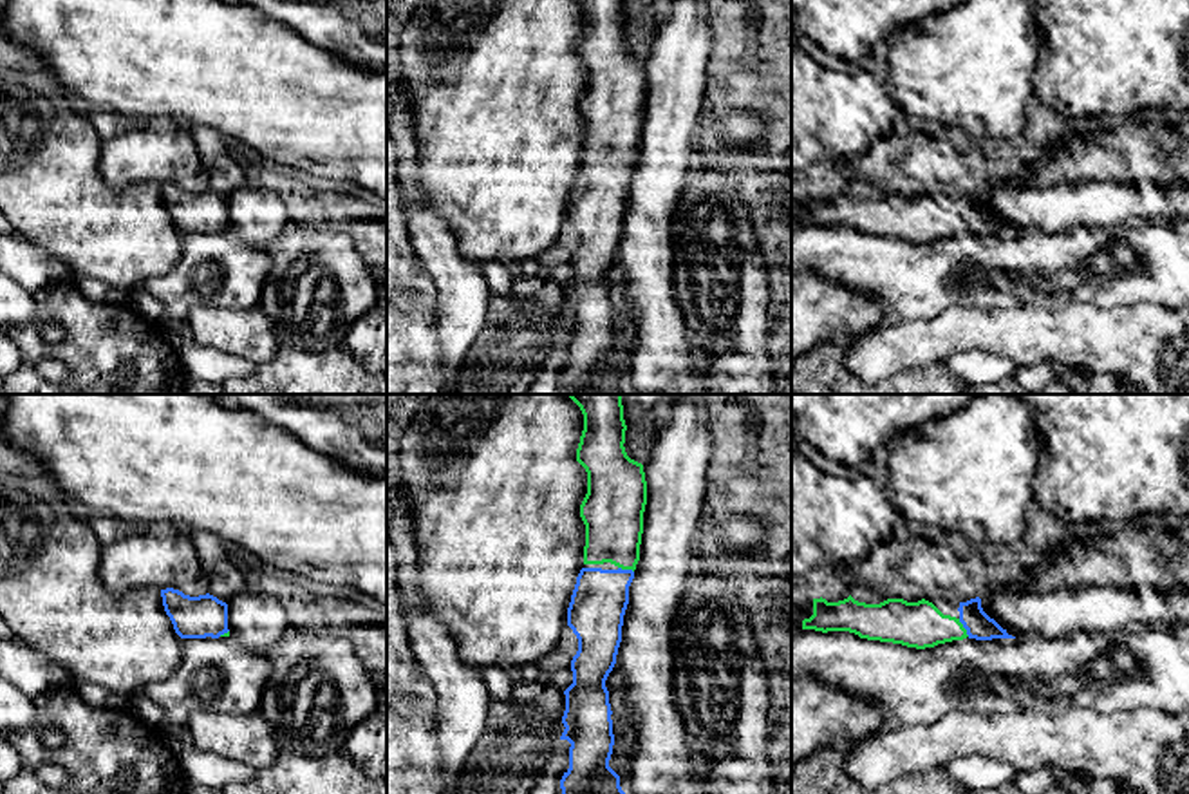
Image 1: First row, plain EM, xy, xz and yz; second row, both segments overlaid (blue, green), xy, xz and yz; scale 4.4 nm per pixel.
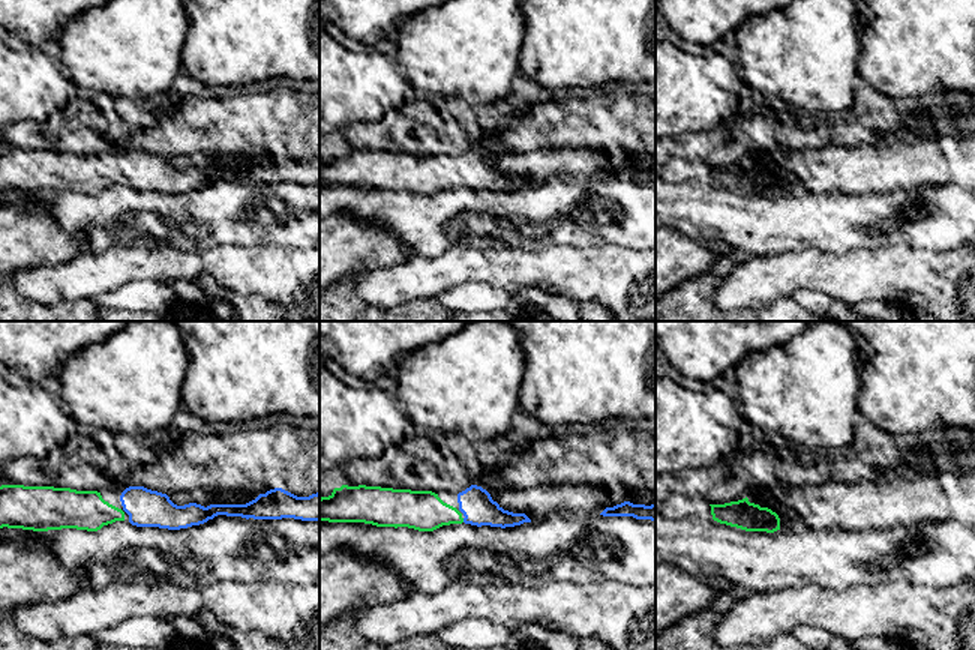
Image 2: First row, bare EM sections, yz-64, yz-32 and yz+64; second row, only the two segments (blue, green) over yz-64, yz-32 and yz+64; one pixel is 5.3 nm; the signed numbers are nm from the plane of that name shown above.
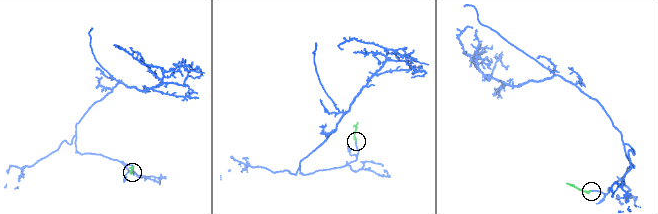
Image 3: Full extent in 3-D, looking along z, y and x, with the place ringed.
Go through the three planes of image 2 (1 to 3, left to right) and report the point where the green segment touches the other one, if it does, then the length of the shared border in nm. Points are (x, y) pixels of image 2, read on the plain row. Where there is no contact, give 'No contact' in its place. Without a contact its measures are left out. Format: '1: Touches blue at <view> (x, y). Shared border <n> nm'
1: No contact
2: Touches blue at yz-32 (464, 183). Shared border 30 nm
3: No contact

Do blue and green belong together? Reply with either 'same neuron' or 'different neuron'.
same neuron

